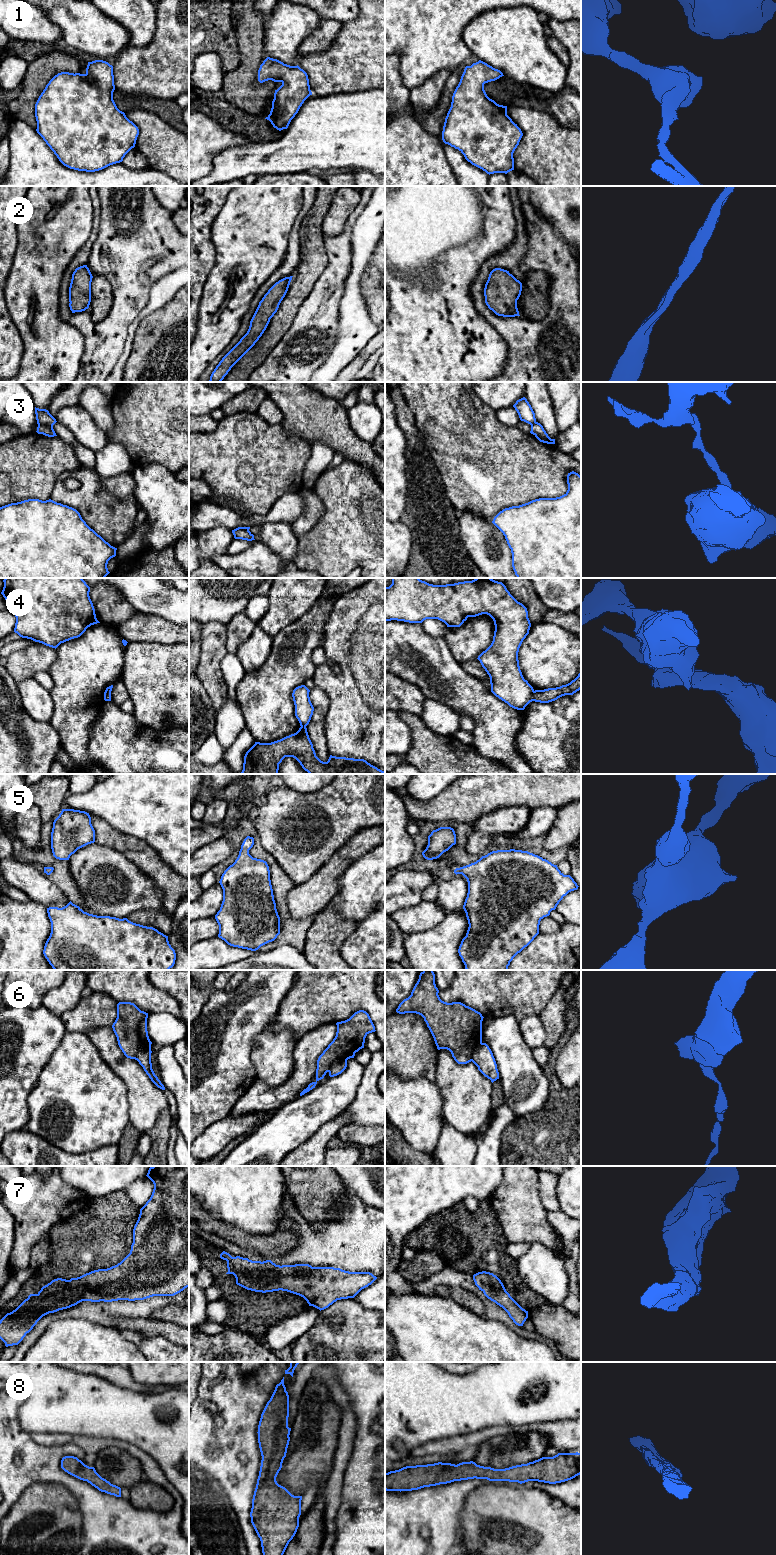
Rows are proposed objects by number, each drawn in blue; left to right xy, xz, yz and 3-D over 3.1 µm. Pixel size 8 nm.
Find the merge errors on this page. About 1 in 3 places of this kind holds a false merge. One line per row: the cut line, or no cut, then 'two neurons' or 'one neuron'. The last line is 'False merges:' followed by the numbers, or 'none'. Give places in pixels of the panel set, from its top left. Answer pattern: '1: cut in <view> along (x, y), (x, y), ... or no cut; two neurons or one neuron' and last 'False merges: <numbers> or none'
1: no cut; one neuron
2: no cut; one neuron
3: cut in xy along (38, 423), (52, 426); two neurons
4: cut in yz along (534, 691), (532, 700); two neurons
5: no cut; one neuron
6: cut in xz along (346, 1060), (335, 1060), (327, 1071); two neurons
7: no cut; one neuron
8: no cut; one neuron
False merges: 3, 4, 6

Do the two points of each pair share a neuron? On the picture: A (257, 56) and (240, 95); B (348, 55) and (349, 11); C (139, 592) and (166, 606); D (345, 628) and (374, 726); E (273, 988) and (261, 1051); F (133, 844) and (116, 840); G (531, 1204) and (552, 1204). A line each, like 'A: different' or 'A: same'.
A: same
B: different
C: same
D: same
E: different
F: same
G: different

